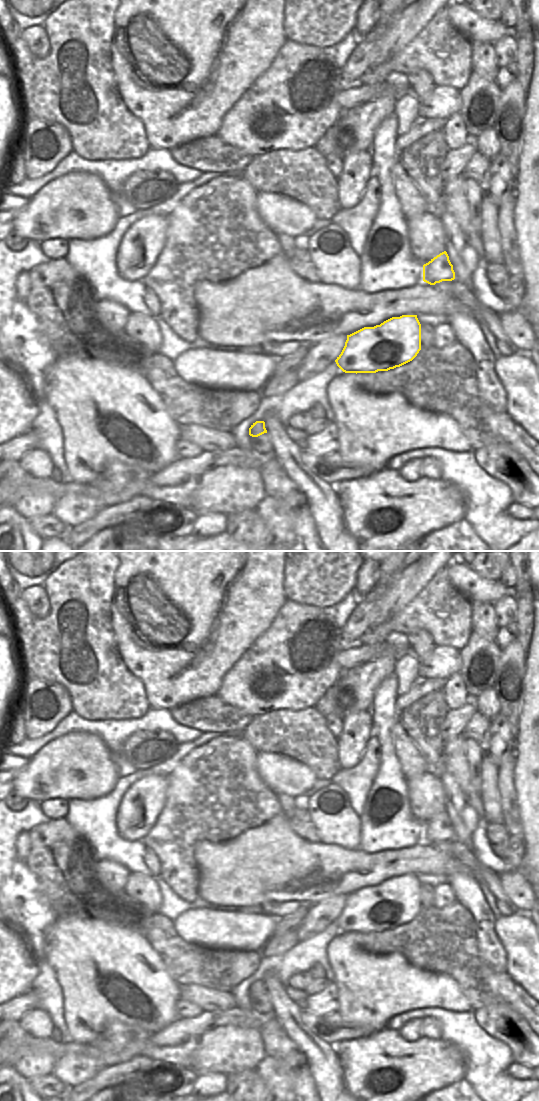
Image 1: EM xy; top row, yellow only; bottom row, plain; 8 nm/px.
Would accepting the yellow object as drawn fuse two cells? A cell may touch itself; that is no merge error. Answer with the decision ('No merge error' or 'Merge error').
No merge error

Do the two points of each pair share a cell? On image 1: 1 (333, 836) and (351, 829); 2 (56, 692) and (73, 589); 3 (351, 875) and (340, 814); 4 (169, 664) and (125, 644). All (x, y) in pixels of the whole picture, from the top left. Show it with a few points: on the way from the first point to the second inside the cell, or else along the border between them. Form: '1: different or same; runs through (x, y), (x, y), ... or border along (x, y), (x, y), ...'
1: same; runs through (337, 832), (340, 829), (347, 829)
2: different; border along (34, 677), (59, 683), (68, 692), (71, 702)
3: different; border along (323, 842), (358, 849)
4: same; runs through (158, 653), (150, 650), (141, 650), (136, 645)

